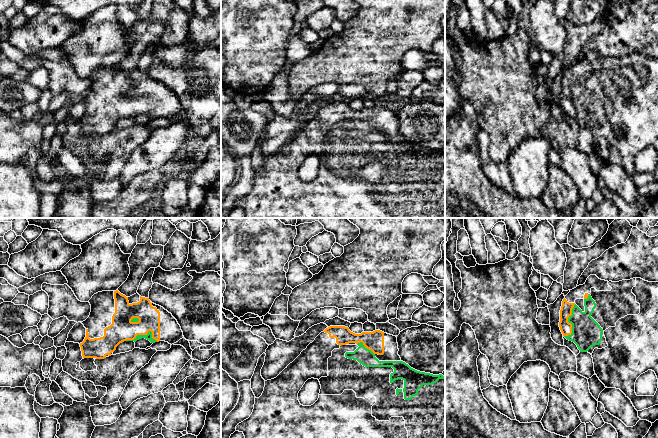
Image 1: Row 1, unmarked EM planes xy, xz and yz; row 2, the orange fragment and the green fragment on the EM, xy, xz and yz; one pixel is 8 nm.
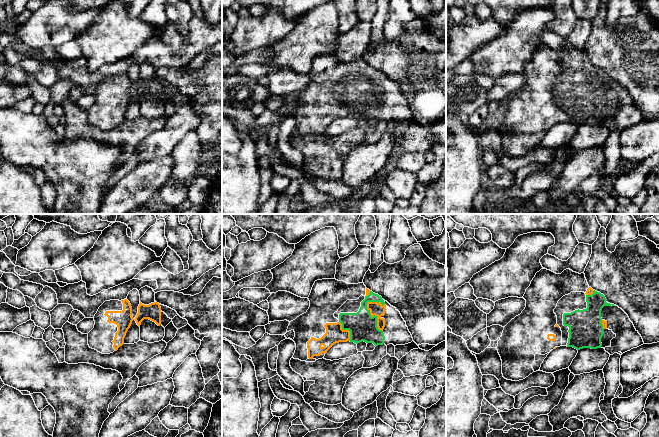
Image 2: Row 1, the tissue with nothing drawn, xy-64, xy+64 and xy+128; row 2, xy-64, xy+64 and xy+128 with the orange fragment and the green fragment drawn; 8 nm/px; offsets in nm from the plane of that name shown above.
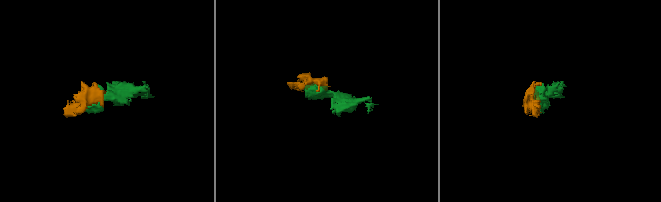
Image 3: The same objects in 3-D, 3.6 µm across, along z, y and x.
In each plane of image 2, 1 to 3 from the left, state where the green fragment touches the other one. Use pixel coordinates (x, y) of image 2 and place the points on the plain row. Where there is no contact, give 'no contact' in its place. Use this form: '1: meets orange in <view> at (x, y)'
1: no contact
2: meets orange in xy+64 at (374, 90)
3: meets orange in xy+128 at (590, 70)

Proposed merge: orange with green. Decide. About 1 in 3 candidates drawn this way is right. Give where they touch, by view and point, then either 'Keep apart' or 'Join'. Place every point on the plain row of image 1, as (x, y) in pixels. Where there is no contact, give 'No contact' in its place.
Touches orange at yz (568, 98). Join

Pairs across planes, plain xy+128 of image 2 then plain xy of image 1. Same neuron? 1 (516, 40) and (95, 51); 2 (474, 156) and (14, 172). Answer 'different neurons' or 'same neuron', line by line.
1: same neuron
2: same neuron

